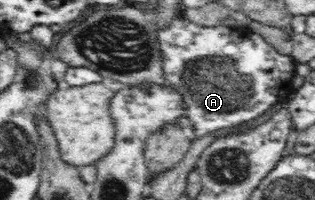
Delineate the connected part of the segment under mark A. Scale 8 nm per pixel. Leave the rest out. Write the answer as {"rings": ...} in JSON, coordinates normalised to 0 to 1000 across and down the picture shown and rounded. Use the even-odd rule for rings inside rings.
{"rings":[[[568,80],[495,175],[527,405],[581,480],[590,585],[613,620],[606,700],[708,635],[797,610],[914,475],[940,470],[927,430],[943,370],[940,295],[886,265],[784,135],[644,135]]]}

